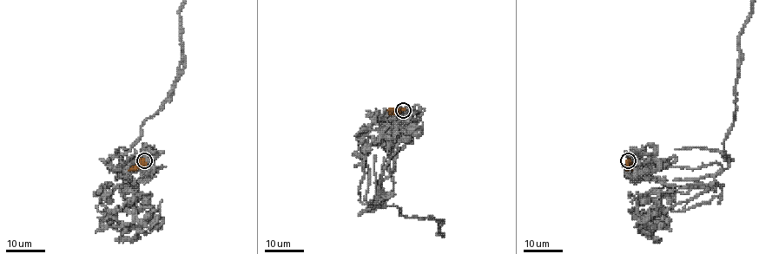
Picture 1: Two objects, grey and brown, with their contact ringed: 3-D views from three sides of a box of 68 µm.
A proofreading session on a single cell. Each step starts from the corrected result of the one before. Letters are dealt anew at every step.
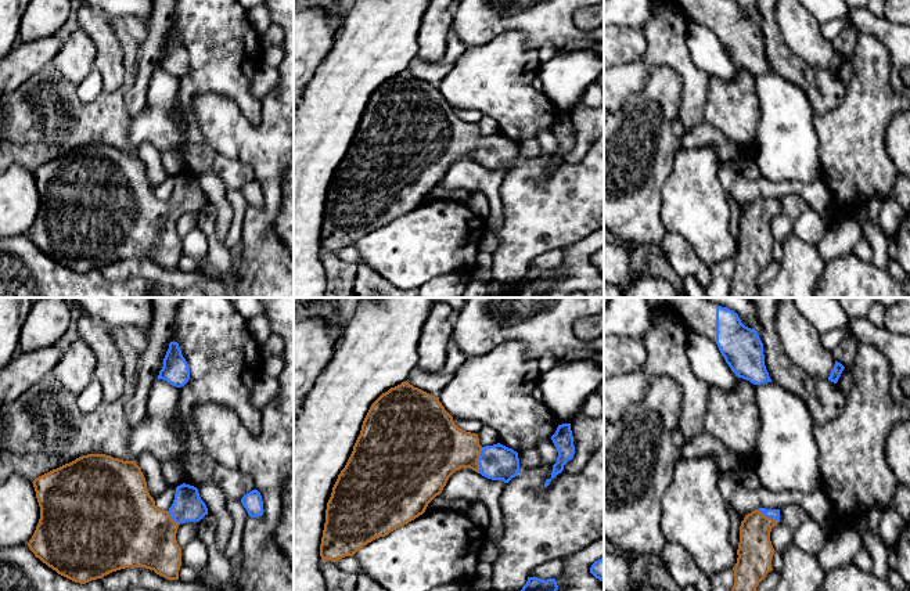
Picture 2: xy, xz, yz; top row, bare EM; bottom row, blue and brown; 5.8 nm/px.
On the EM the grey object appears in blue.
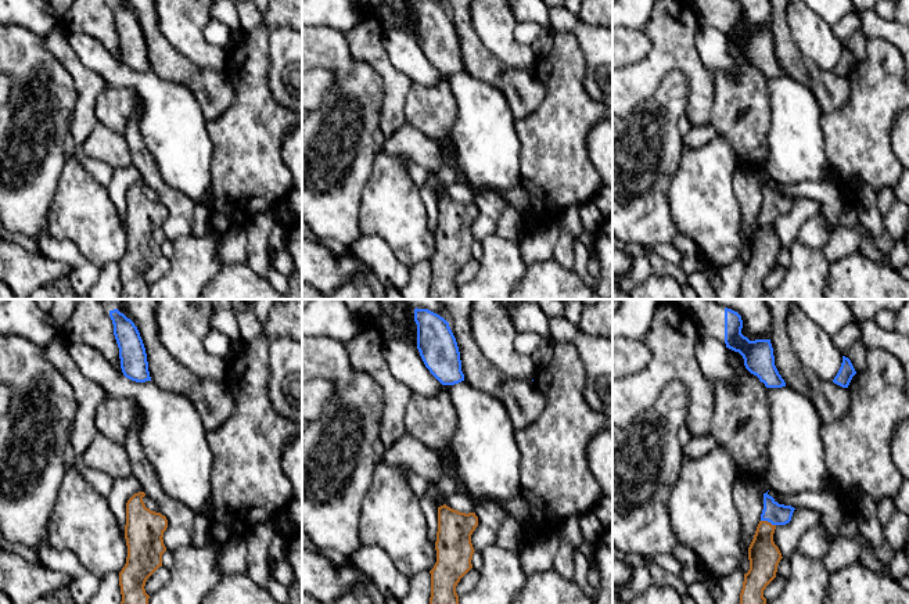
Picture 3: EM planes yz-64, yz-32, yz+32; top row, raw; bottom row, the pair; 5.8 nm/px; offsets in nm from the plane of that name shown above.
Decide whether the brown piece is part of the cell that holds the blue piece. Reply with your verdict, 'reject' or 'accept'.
accept

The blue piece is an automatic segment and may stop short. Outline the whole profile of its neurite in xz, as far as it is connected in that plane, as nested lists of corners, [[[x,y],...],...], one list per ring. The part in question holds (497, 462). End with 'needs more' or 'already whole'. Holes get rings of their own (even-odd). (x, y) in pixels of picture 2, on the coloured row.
[[[407,381],[391,388],[371,404],[353,451],[332,487],[320,544],[321,561],[353,556],[373,540],[414,520],[461,468],[508,483],[519,473],[519,458],[517,451],[500,443],[482,447],[476,433],[454,424],[439,397]]]; needs more

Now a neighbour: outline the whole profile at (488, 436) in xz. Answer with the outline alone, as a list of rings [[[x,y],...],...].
[[[482,425],[482,428],[479,429],[479,432],[476,435],[479,437],[479,444],[482,447],[500,443],[499,435],[492,426]]]

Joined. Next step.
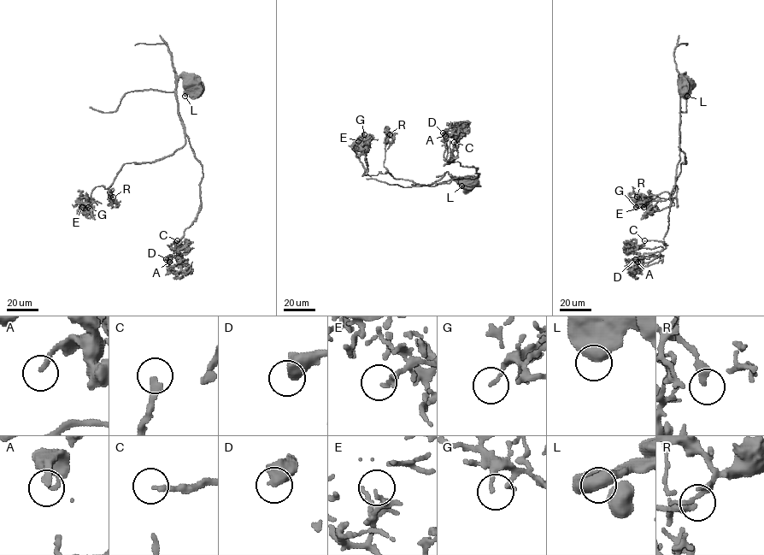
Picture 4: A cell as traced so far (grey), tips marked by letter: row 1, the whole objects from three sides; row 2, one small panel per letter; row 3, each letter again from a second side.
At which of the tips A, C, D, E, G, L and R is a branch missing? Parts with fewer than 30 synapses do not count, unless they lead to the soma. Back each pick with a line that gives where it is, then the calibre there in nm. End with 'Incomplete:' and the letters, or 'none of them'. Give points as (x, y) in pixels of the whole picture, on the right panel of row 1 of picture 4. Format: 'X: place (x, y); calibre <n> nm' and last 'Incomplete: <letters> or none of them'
A: place (637, 262); calibre 200 nm
C: place (644, 240); calibre 240 nm
D: place (635, 259); calibre 600 nm
Incomplete: A, C, D

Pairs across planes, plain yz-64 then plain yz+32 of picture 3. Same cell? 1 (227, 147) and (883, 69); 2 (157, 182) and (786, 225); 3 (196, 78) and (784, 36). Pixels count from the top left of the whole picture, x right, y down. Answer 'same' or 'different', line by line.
1: same
2: same
3: same

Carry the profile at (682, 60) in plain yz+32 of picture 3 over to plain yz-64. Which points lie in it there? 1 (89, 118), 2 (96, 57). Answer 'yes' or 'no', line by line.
1: yes
2: no

